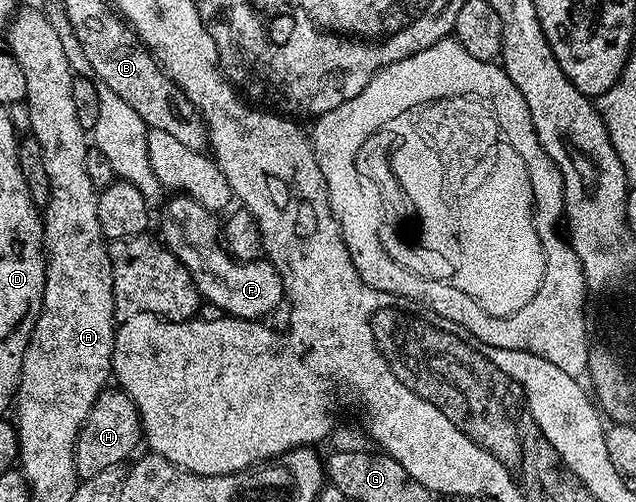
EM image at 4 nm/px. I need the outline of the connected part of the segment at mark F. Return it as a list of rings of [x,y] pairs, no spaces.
[[[188,197],[180,198],[173,199],[170,203],[168,200],[160,212],[161,242],[184,263],[206,304],[218,307],[221,310],[218,312],[235,319],[264,320],[279,305],[281,299],[285,298],[281,275],[264,258],[259,258],[254,263],[237,262],[222,244],[218,216]]]

